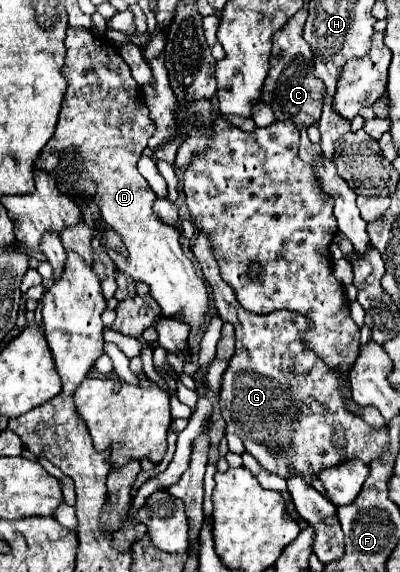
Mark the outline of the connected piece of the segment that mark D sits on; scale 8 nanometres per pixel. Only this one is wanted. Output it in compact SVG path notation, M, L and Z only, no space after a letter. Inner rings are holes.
M67 29L67 39L65 39L65 47L67 47L67 57L65 57L65 67L63 67L63 75L67 79L67 93L63 99L63 107L59 113L59 121L57 121L57 129L51 137L51 141L43 147L41 151L41 161L45 163L45 167L57 169L61 165L61 155L73 153L77 159L77 179L73 183L75 193L67 193L71 197L89 197L87 201L93 201L99 209L99 219L95 221L97 229L105 233L105 229L113 229L121 239L123 239L123 247L127 251L127 255L115 251L115 249L107 249L107 253L111 255L111 259L115 261L115 265L119 267L121 273L133 277L133 279L141 279L151 287L151 297L159 303L163 315L179 319L183 323L189 325L189 349L183 351L181 359L187 363L193 357L193 337L199 335L201 327L207 323L207 313L209 313L209 289L207 283L203 281L201 275L197 275L197 269L193 265L193 261L183 253L181 249L181 233L167 225L155 211L153 211L153 203L157 201L157 193L149 187L149 183L143 179L143 175L137 169L137 161L143 153L143 149L147 147L149 137L155 133L155 123L149 117L147 105L141 97L141 87L135 83L135 79L131 77L129 65L121 59L121 55L117 53L117 49L107 41L107 39L99 39L97 35L93 35L89 29Z

